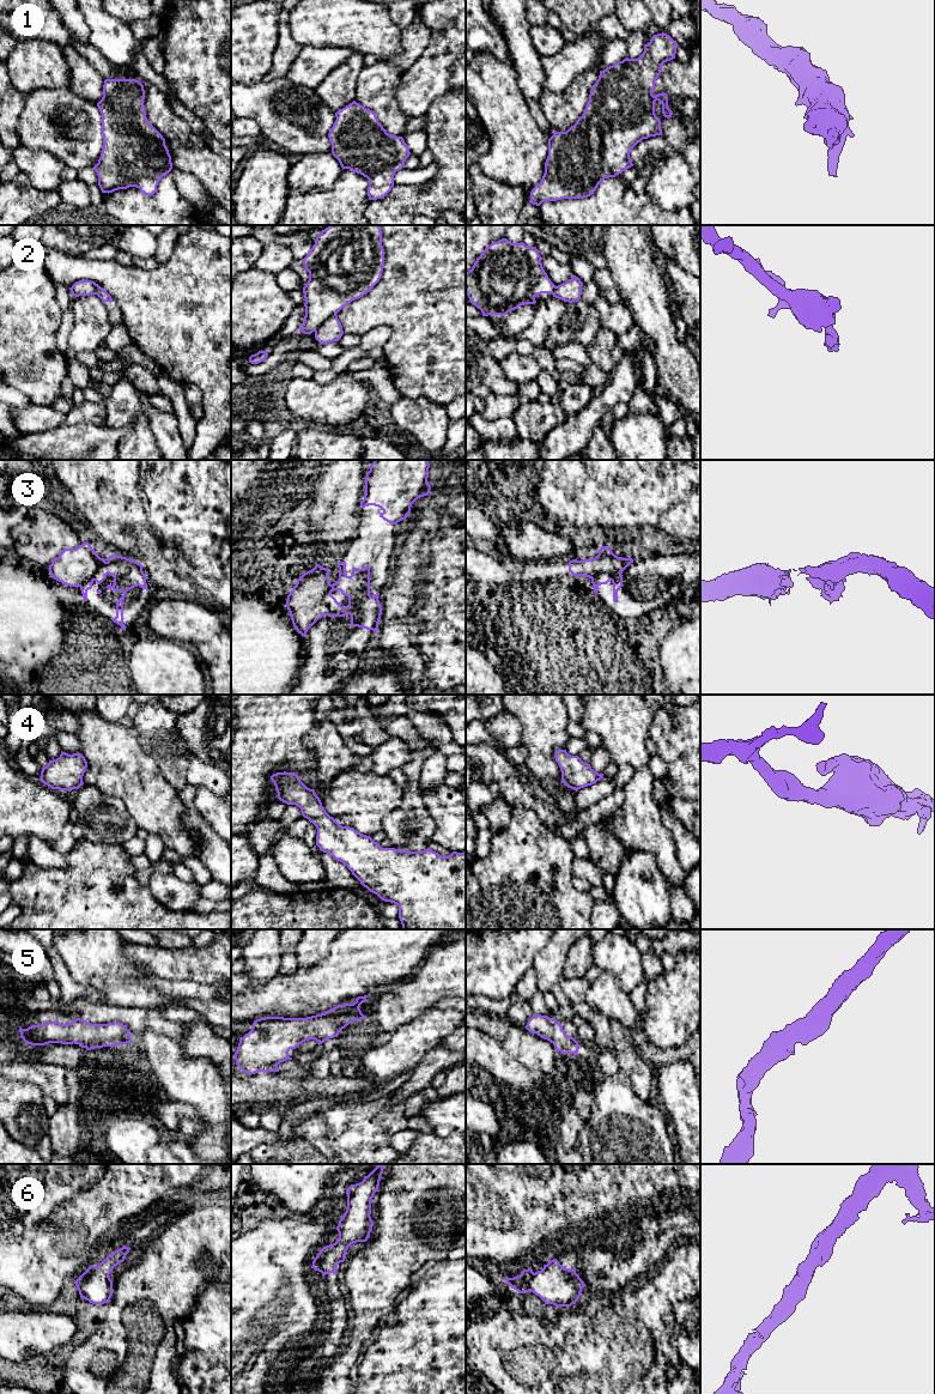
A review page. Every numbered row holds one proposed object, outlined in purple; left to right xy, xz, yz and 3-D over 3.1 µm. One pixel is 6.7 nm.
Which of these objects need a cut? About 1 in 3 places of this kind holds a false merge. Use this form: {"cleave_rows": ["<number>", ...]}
{"cleave_rows": ["2", "3"]}

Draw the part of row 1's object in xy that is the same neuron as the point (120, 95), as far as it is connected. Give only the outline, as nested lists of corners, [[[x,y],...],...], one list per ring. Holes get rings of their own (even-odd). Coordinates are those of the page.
[[[105,79],[103,97],[97,103],[102,114],[103,150],[92,168],[102,193],[136,187],[147,196],[157,192],[160,178],[172,169],[171,156],[163,135],[146,117],[144,85],[136,79]]]

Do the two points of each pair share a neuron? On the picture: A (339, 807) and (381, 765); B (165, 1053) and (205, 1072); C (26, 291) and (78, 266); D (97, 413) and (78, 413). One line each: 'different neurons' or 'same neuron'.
A: different neurons
B: same neuron
C: different neurons
D: same neuron

